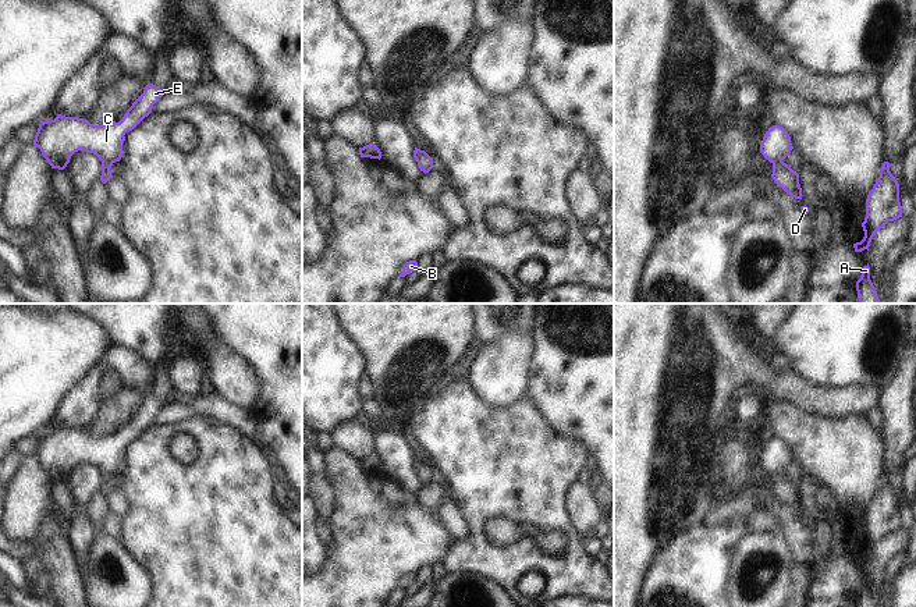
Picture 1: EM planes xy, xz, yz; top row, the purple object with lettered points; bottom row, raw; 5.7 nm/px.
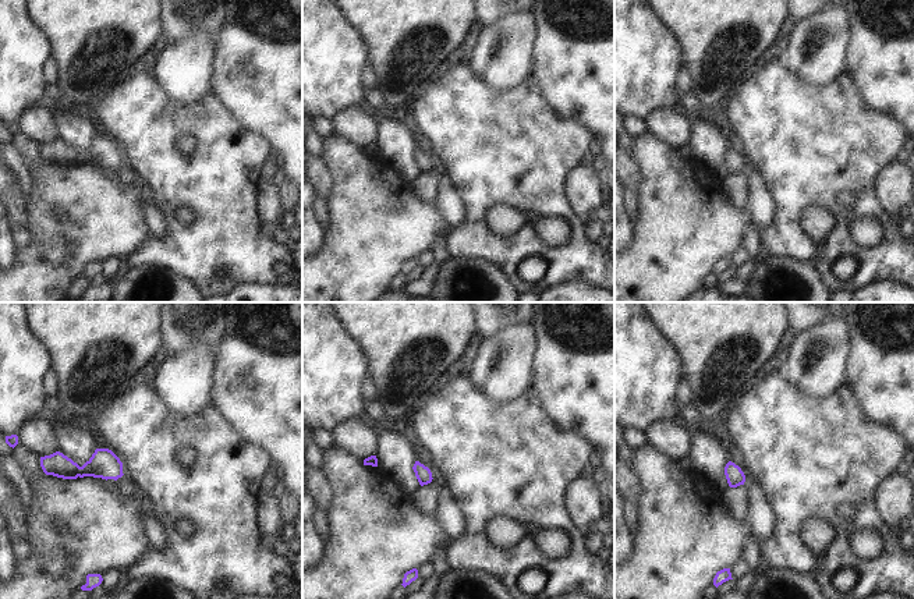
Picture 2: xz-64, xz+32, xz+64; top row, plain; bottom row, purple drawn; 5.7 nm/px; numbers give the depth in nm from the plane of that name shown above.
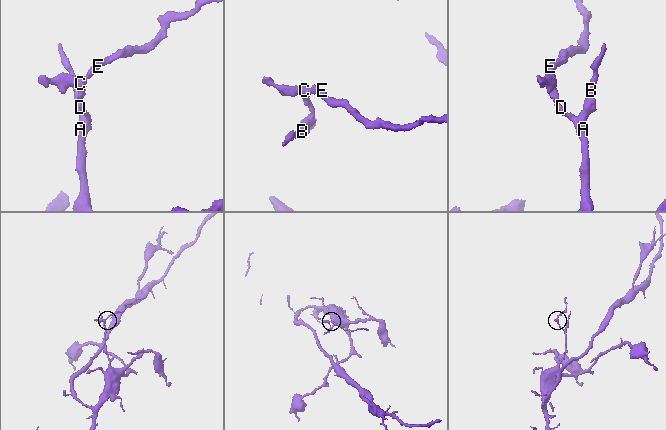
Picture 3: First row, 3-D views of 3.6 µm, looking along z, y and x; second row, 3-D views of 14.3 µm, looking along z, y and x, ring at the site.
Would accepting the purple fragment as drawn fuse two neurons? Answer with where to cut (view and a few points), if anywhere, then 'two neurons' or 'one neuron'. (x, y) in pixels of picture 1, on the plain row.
no cut | one neuron

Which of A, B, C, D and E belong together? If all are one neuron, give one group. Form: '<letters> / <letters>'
A B C D E

